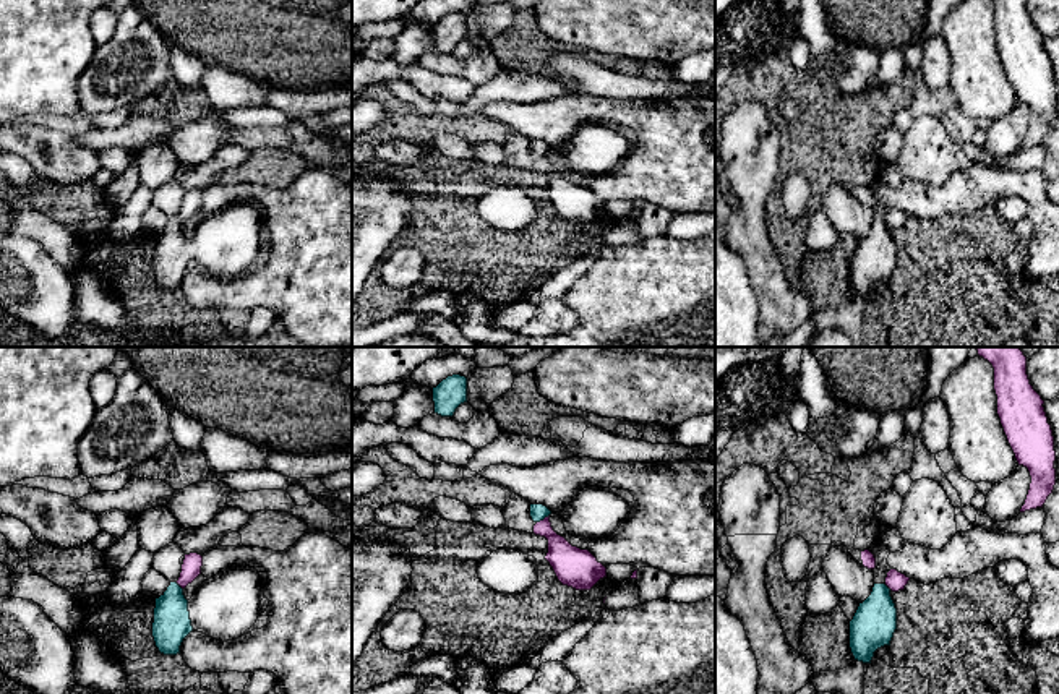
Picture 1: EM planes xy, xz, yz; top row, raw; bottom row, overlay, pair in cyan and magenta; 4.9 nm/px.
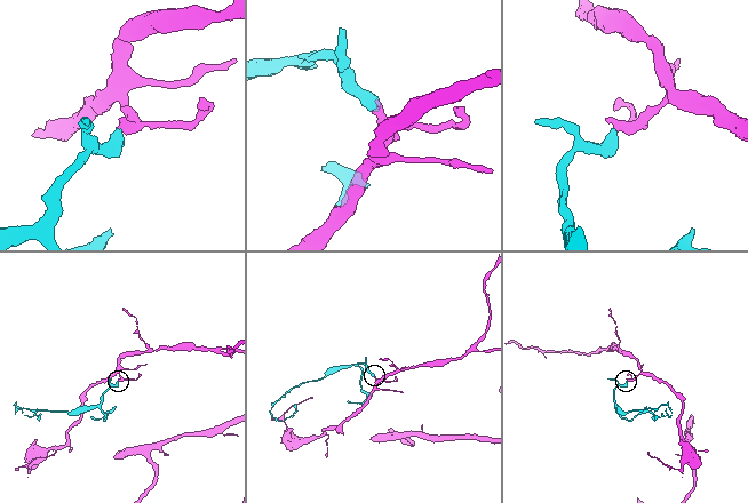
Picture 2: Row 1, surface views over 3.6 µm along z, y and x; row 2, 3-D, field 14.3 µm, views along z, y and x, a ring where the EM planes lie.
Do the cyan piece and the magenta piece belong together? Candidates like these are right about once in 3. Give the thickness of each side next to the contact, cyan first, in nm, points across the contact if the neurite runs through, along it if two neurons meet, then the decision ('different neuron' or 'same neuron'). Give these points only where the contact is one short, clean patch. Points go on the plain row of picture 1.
calibres 80 and 170 nm; way xz (537, 148), (542, 156), (544, 166), (568, 198); same neuron

